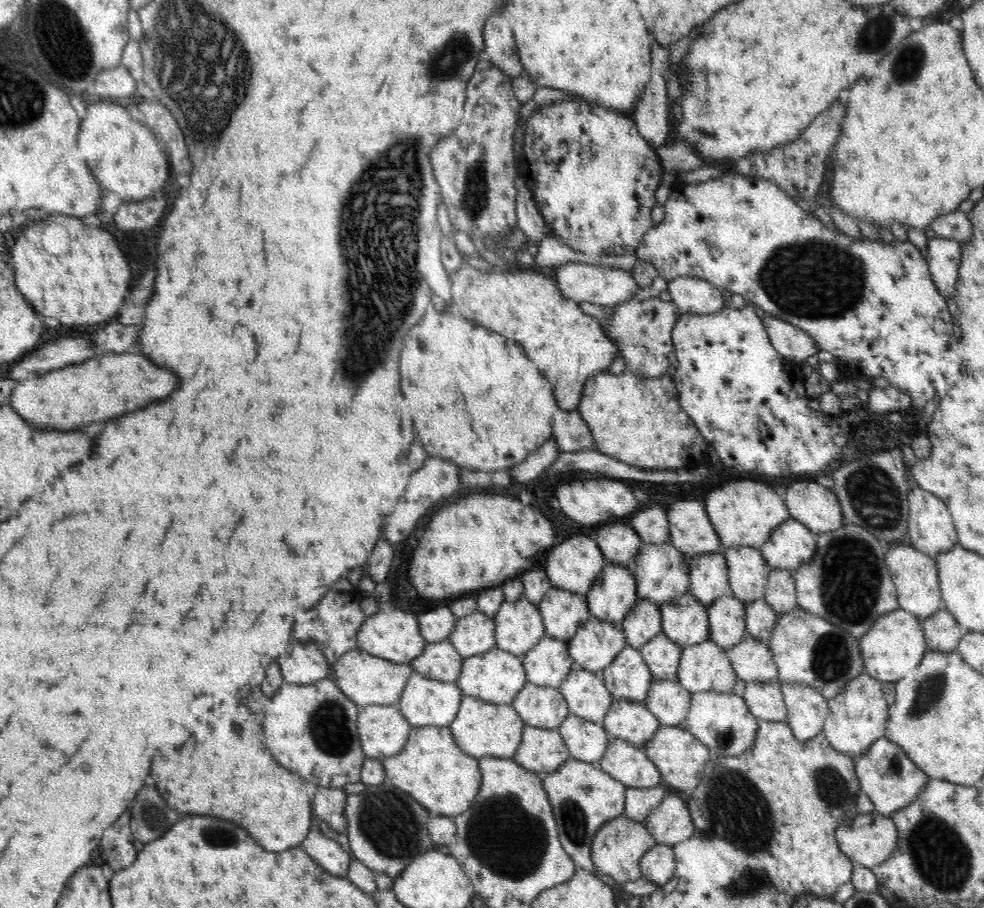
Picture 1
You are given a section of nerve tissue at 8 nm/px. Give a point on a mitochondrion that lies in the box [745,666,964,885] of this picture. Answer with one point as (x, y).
(930, 694)

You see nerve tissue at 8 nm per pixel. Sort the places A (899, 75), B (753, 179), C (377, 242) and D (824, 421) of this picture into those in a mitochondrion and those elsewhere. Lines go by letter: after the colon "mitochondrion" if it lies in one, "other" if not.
A: mitochondrion
B: other
C: mitochondrion
D: other

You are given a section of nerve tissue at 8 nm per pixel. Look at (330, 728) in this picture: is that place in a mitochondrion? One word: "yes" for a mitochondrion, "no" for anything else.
yes

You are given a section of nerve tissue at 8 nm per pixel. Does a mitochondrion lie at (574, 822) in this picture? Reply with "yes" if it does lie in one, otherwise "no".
yes

